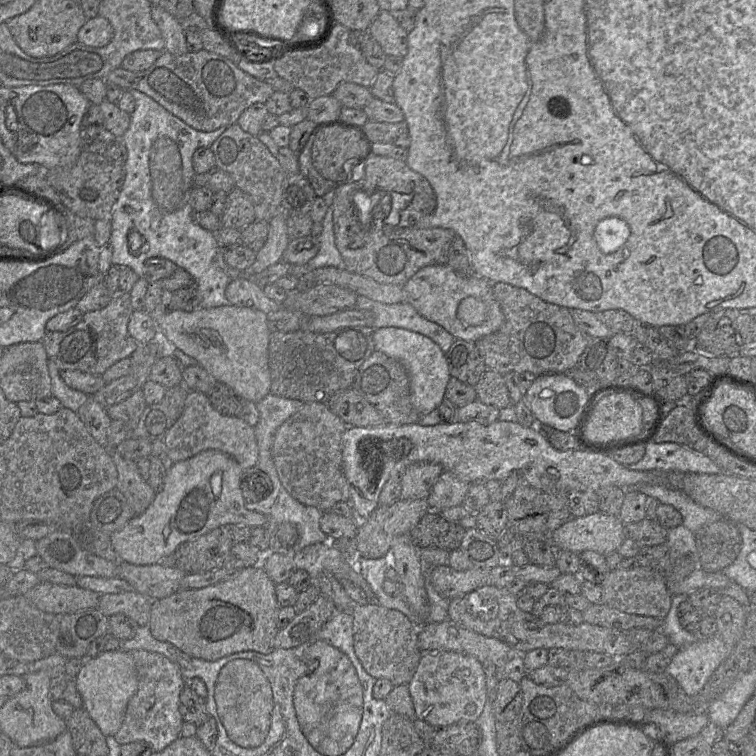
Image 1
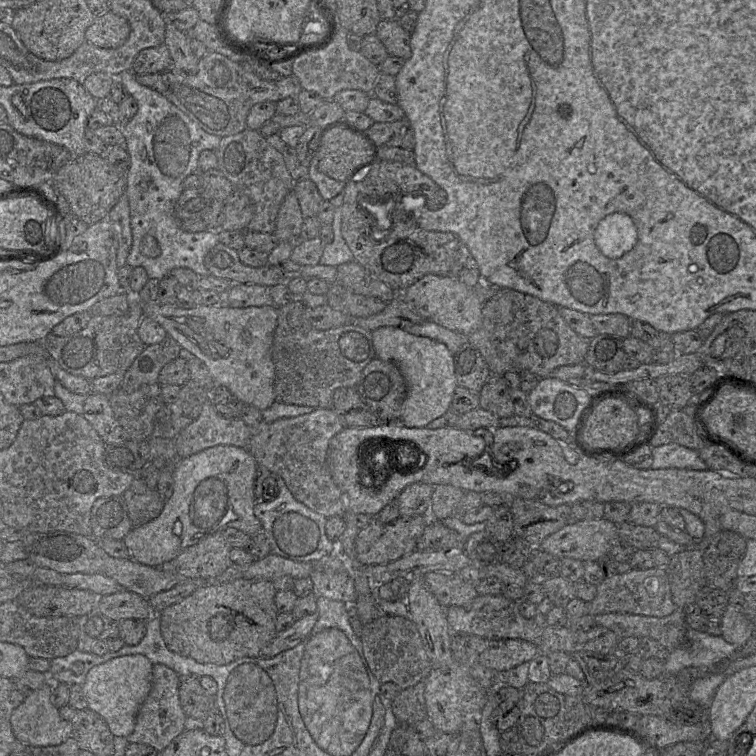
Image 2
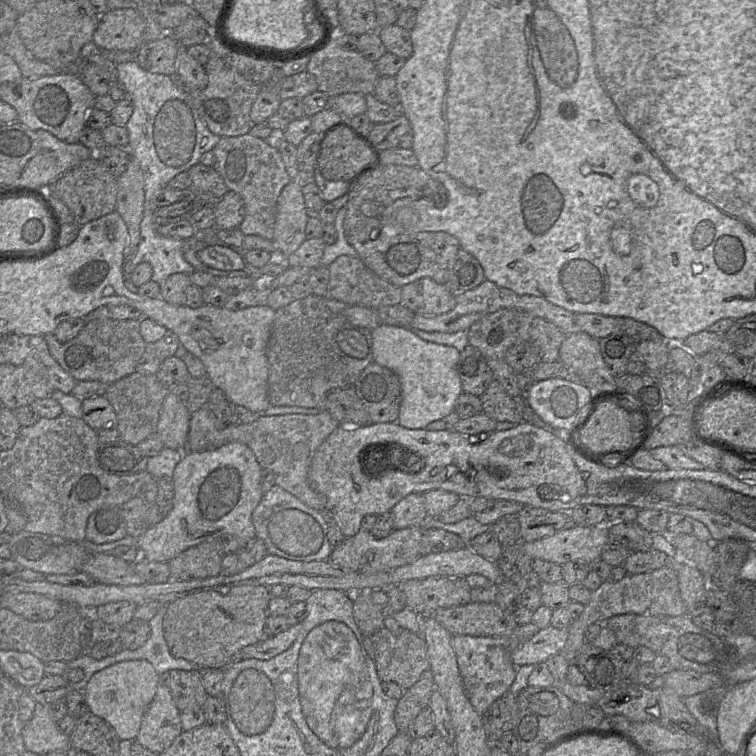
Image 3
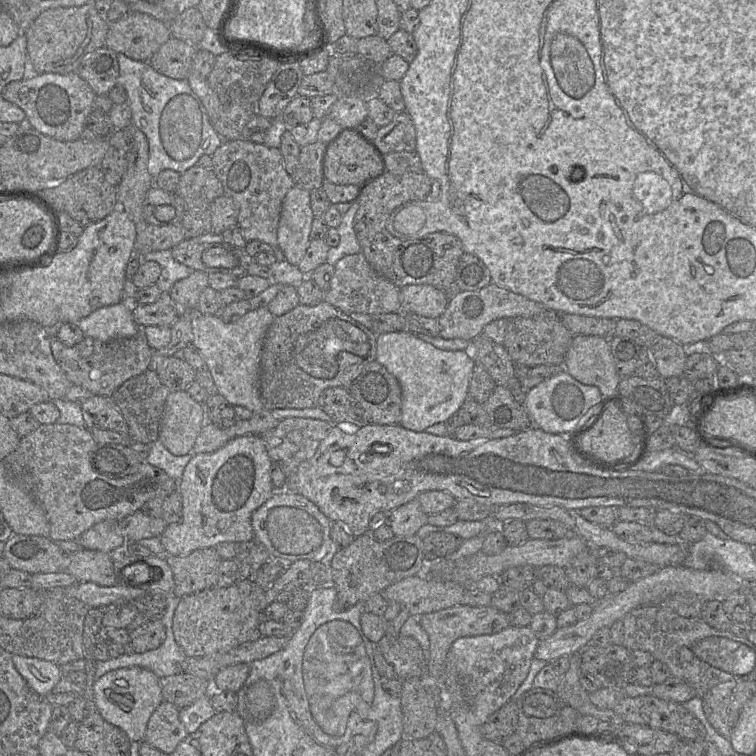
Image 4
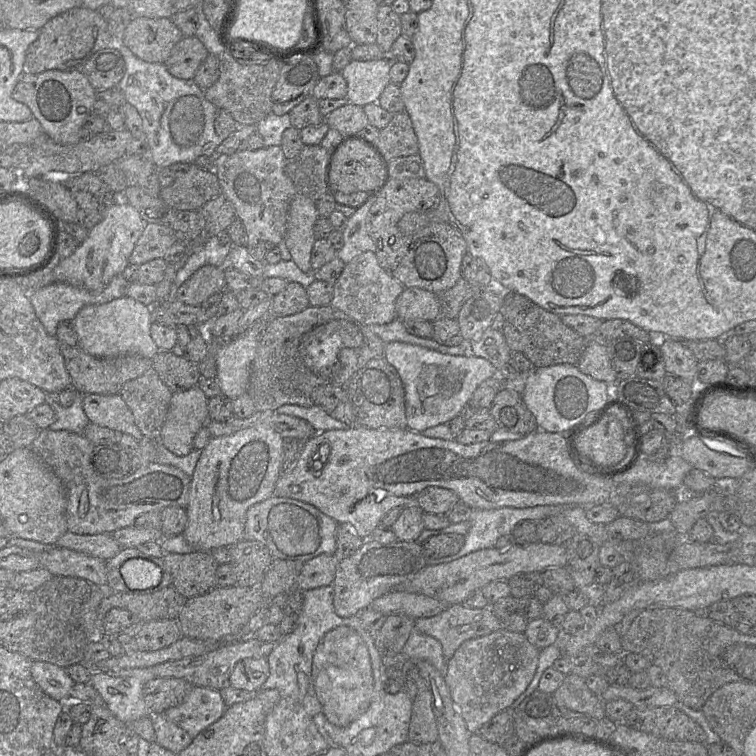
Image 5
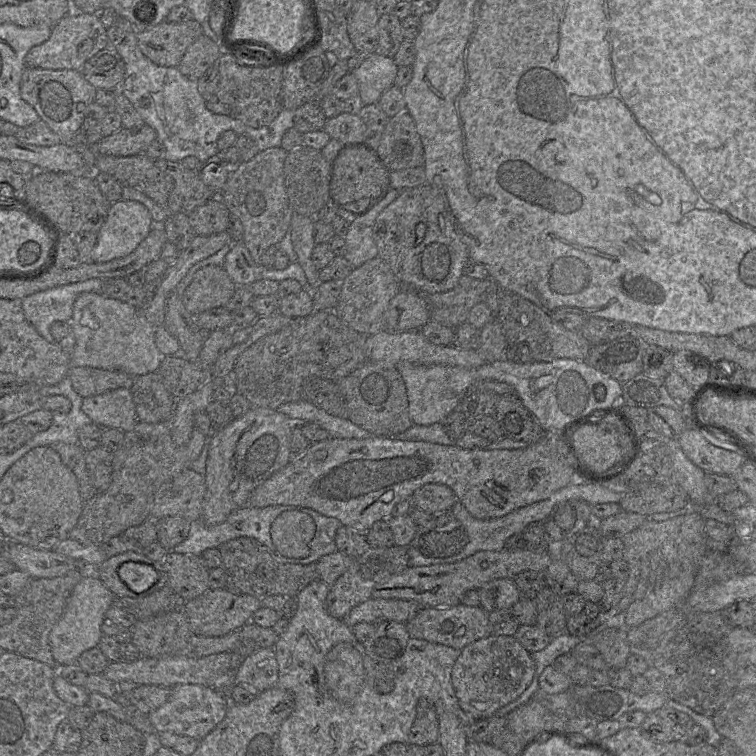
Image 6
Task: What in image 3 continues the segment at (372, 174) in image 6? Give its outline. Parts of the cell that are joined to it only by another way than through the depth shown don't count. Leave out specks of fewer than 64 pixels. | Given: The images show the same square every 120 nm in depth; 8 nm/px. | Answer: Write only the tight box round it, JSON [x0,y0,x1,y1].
[317,128,378,180]

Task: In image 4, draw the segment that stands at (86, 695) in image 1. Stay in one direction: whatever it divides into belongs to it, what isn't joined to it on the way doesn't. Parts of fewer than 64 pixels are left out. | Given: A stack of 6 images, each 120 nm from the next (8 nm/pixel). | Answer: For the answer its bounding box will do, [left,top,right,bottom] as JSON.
[93,667,164,742]

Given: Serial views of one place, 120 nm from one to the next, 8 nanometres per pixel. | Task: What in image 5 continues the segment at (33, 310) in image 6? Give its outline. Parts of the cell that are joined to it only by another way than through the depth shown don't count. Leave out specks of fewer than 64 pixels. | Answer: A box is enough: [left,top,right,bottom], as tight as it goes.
[29,274,129,336]

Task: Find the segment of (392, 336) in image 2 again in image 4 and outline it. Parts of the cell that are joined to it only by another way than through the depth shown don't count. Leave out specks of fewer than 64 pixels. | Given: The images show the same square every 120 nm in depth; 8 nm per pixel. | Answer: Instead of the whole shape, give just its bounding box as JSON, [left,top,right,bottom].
[376,331,476,432]

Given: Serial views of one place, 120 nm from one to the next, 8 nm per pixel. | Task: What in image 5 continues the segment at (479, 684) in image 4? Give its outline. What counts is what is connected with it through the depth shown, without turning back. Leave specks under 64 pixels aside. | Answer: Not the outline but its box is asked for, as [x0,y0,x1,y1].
[444,628,540,734]

